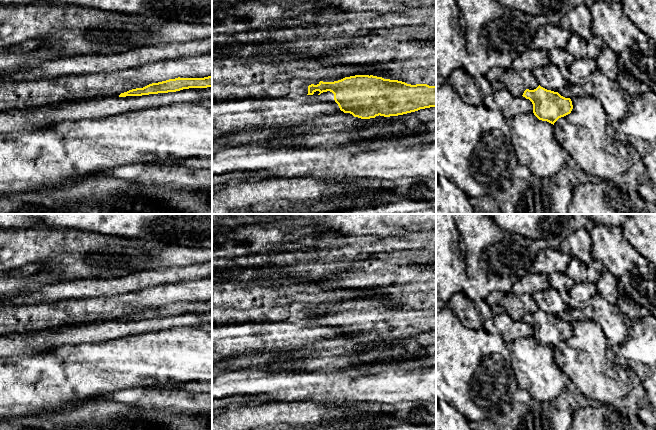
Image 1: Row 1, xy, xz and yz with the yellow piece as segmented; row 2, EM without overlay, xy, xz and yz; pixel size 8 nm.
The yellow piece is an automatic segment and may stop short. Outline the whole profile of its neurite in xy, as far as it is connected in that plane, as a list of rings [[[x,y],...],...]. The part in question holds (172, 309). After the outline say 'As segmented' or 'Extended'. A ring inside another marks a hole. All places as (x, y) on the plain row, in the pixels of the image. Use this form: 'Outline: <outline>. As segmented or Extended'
Outline: [[[212,299],[204,302],[175,302],[166,305],[152,307],[143,312],[136,312],[121,317],[119,321],[142,320],[149,318],[176,316],[189,312],[212,311]]]. As segmented

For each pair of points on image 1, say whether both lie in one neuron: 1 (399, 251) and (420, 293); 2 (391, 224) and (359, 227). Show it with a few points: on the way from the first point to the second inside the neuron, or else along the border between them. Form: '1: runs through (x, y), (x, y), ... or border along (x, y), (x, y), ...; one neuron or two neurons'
1: border along (389, 263), (420, 264); two neurons
2: runs through (383, 224), (367, 224); one neuron

